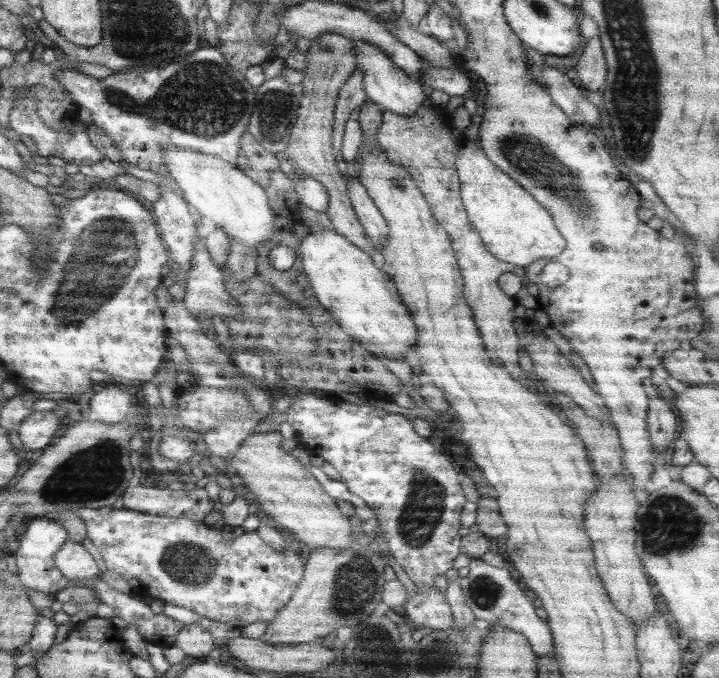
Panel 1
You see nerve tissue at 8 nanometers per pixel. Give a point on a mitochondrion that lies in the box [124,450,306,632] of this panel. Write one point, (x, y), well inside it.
(194, 566)

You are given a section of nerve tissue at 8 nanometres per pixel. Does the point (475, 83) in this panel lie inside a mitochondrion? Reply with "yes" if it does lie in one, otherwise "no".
no

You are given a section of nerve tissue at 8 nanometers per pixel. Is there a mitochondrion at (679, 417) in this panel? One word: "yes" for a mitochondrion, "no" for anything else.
no

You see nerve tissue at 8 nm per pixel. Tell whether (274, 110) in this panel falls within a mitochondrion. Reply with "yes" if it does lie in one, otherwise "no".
yes

